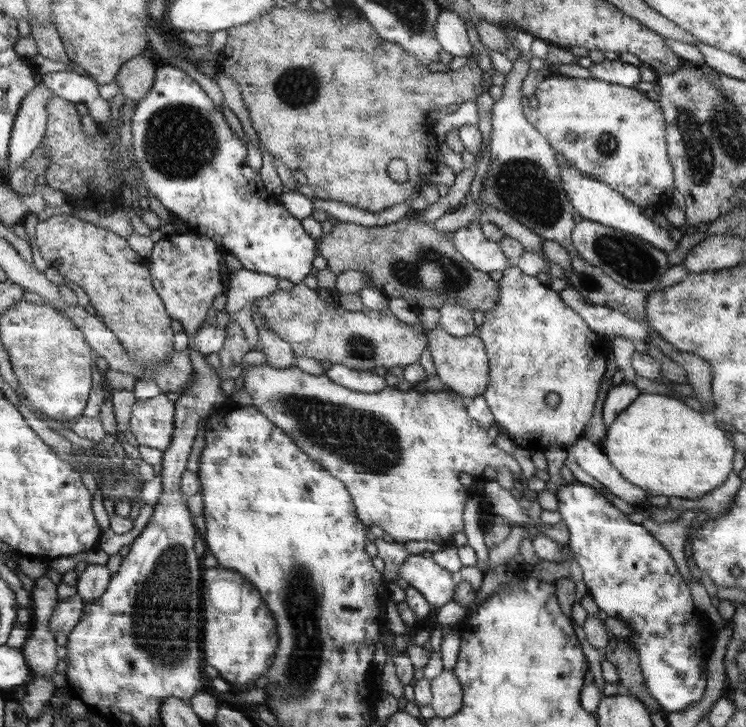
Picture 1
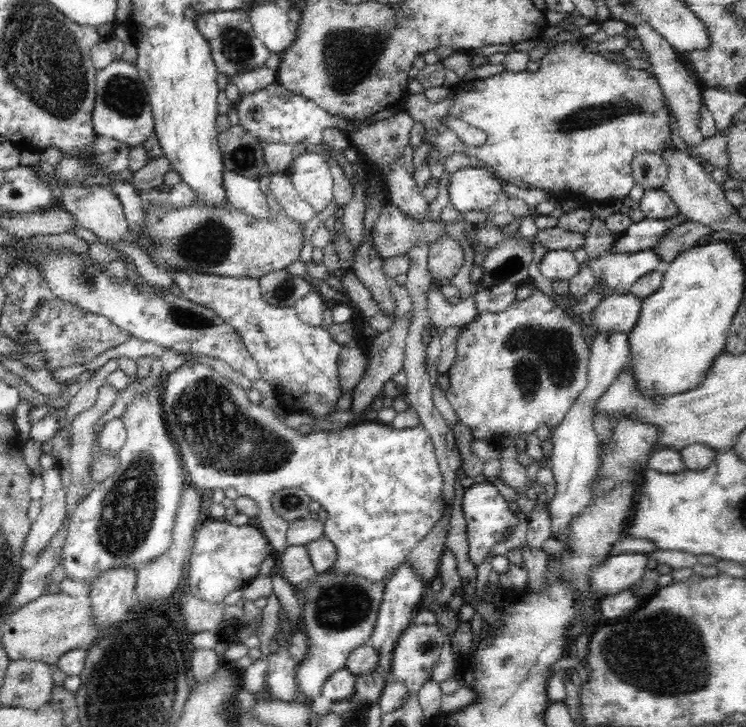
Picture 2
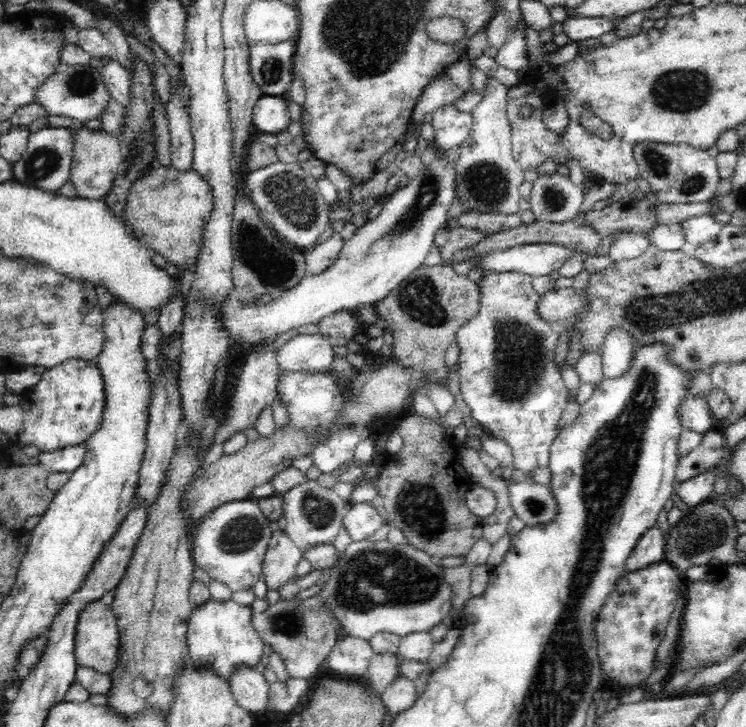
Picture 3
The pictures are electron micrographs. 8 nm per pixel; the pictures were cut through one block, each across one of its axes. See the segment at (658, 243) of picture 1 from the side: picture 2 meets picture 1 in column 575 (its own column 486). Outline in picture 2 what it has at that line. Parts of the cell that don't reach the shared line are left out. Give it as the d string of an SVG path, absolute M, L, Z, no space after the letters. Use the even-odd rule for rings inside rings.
M464 166L450 174L449 201L461 213L468 210L486 212L504 193L504 185L486 168Z

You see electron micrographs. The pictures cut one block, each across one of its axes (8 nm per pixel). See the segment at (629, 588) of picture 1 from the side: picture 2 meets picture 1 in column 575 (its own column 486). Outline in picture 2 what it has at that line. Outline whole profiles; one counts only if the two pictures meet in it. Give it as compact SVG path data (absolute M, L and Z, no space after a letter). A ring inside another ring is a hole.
M490 482L476 483L465 489L462 500L462 511L466 517L466 531L468 531L468 556L472 565L477 568L484 560L489 560L490 550L495 544L507 540L518 524L518 511L508 503L500 491Z

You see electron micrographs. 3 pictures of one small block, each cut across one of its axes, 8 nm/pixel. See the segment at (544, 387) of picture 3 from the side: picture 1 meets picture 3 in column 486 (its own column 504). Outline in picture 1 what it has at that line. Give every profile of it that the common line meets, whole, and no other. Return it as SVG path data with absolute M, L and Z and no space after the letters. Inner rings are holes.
M512 264L503 272L500 282L501 296L497 298L497 305L493 309L485 312L482 325L477 328L476 332L485 343L485 349L488 351L489 357L489 388L483 395L484 399L492 411L495 424L500 426L502 432L510 436L512 442L518 447L526 448L530 451L545 451L546 447L551 444L562 444L568 448L582 436L582 432L584 432L588 420L592 418L594 404L596 404L598 390L600 390L600 382L602 382L604 372L606 372L606 360L608 360L608 353L610 351L609 346L607 342L604 342L604 336L600 338L597 331L594 331L573 307L566 306L565 301L560 297L557 291L546 283L543 283L538 277L526 274L525 271L521 271L516 265ZM552 392L558 394L561 399L559 405L556 407L550 407L544 402L546 395Z

